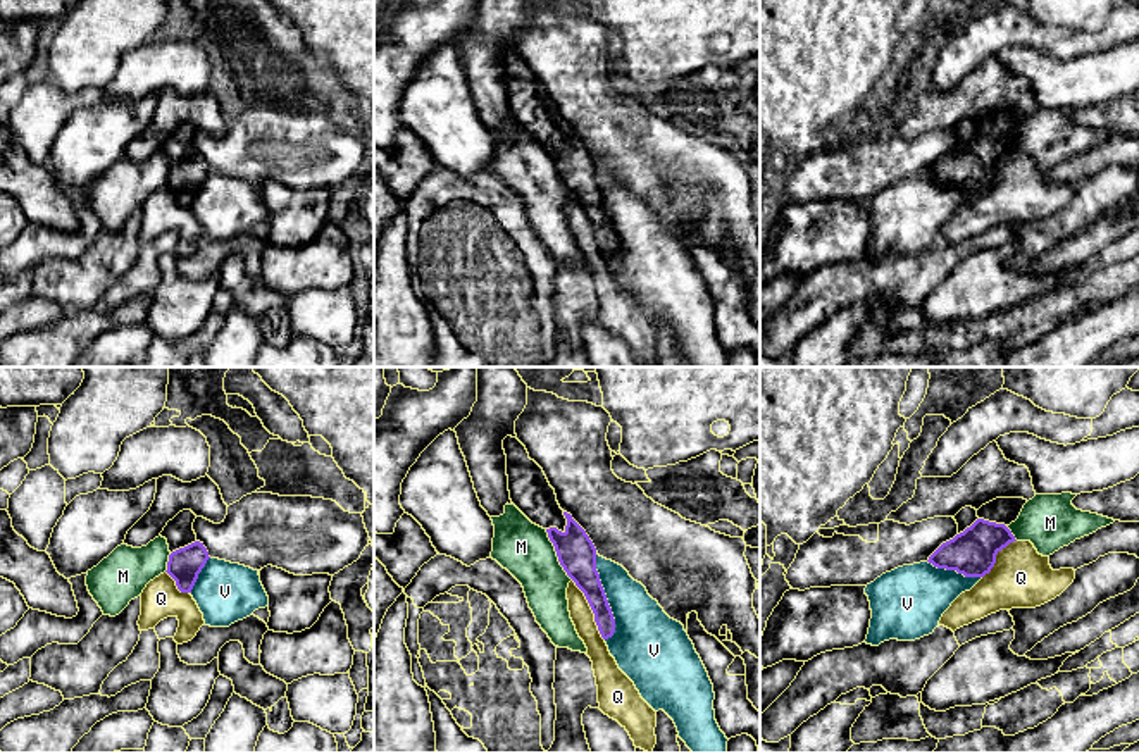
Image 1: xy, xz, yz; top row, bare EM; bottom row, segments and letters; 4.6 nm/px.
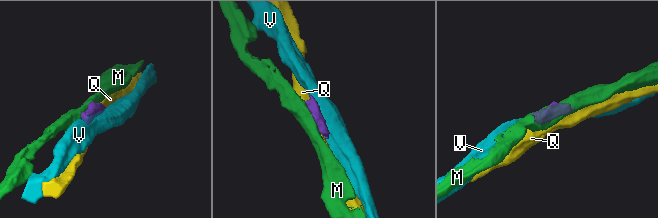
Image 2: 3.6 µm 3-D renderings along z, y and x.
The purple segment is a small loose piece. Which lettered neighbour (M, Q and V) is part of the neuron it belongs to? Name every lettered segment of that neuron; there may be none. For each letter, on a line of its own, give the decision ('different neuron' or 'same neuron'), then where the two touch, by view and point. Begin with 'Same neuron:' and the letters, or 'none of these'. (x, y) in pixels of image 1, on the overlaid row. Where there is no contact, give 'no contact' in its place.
Same neuron: none of these
M: different neuron | xz (557, 555)
Q: different neuron | xz (591, 609)
V: different neuron | xz (605, 597)

